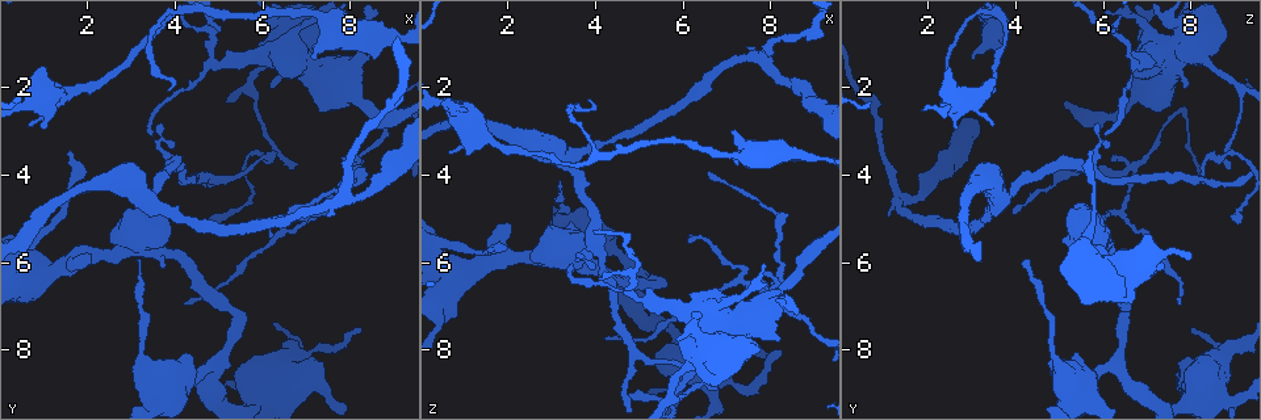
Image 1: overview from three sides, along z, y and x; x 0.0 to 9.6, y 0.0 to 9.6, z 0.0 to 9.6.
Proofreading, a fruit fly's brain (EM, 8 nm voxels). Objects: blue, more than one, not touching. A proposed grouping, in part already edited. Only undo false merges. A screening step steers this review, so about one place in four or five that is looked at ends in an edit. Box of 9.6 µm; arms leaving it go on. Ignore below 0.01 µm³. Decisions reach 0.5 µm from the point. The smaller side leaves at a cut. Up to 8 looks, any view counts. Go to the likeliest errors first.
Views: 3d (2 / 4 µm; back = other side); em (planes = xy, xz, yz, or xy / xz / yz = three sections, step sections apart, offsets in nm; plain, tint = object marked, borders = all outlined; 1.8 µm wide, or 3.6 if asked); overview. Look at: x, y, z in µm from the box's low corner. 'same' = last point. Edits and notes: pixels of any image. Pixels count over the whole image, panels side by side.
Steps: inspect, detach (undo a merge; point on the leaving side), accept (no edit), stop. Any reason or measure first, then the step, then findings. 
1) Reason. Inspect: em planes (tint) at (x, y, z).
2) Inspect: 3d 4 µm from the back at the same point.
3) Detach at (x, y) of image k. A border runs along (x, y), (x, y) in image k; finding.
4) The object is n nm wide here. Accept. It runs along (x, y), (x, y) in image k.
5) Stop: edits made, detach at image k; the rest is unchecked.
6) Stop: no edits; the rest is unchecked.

Three arms meet. Inspect: em planes (tint) at (8.10, 3.80, 6.65).

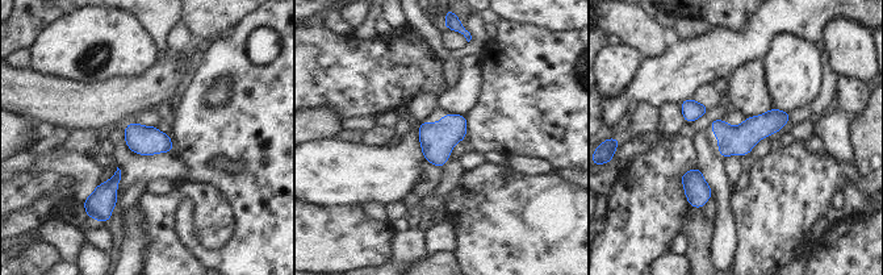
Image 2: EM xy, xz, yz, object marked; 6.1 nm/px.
Accept. Continuous, no second neuron.

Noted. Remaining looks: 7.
Abrupt turn. Inspect: em planes (tint) at (6.40, 1.30, 7.15).

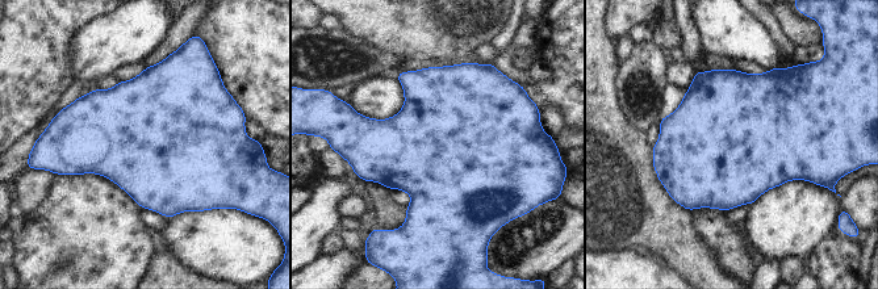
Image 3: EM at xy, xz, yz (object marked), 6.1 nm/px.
The object is 750 nm wide here. Accept. All the same neuron.

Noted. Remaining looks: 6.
Calibre changes. Inspect: 3d 4 µm at (1.20, 2.35, 2.90).

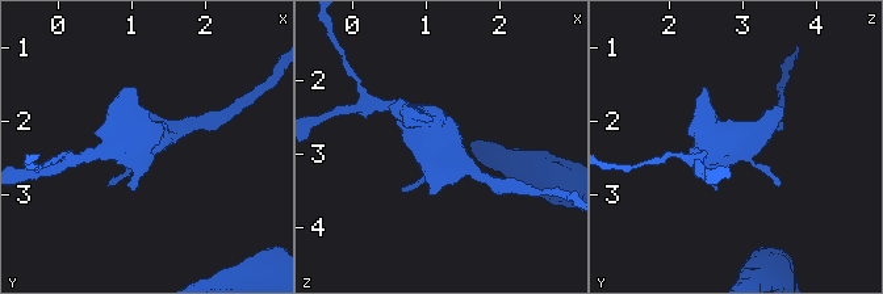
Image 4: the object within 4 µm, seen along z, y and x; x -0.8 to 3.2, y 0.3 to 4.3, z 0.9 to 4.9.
Now the EM. Inspect: em planes (tint) at (1.25, 2.25, 2.90).

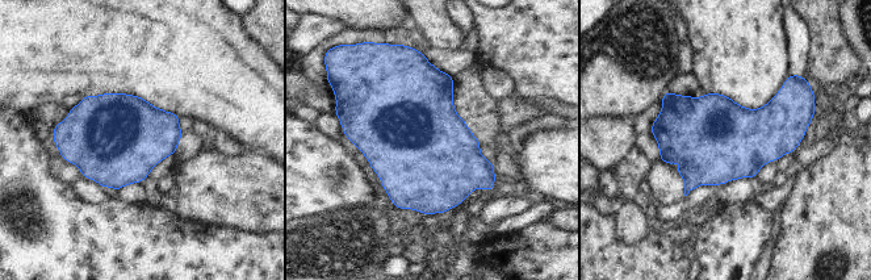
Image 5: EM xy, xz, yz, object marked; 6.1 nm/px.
Accept. Continuous, no second neuron.

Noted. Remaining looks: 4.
Stop: no edits; the rest is unchecked.

